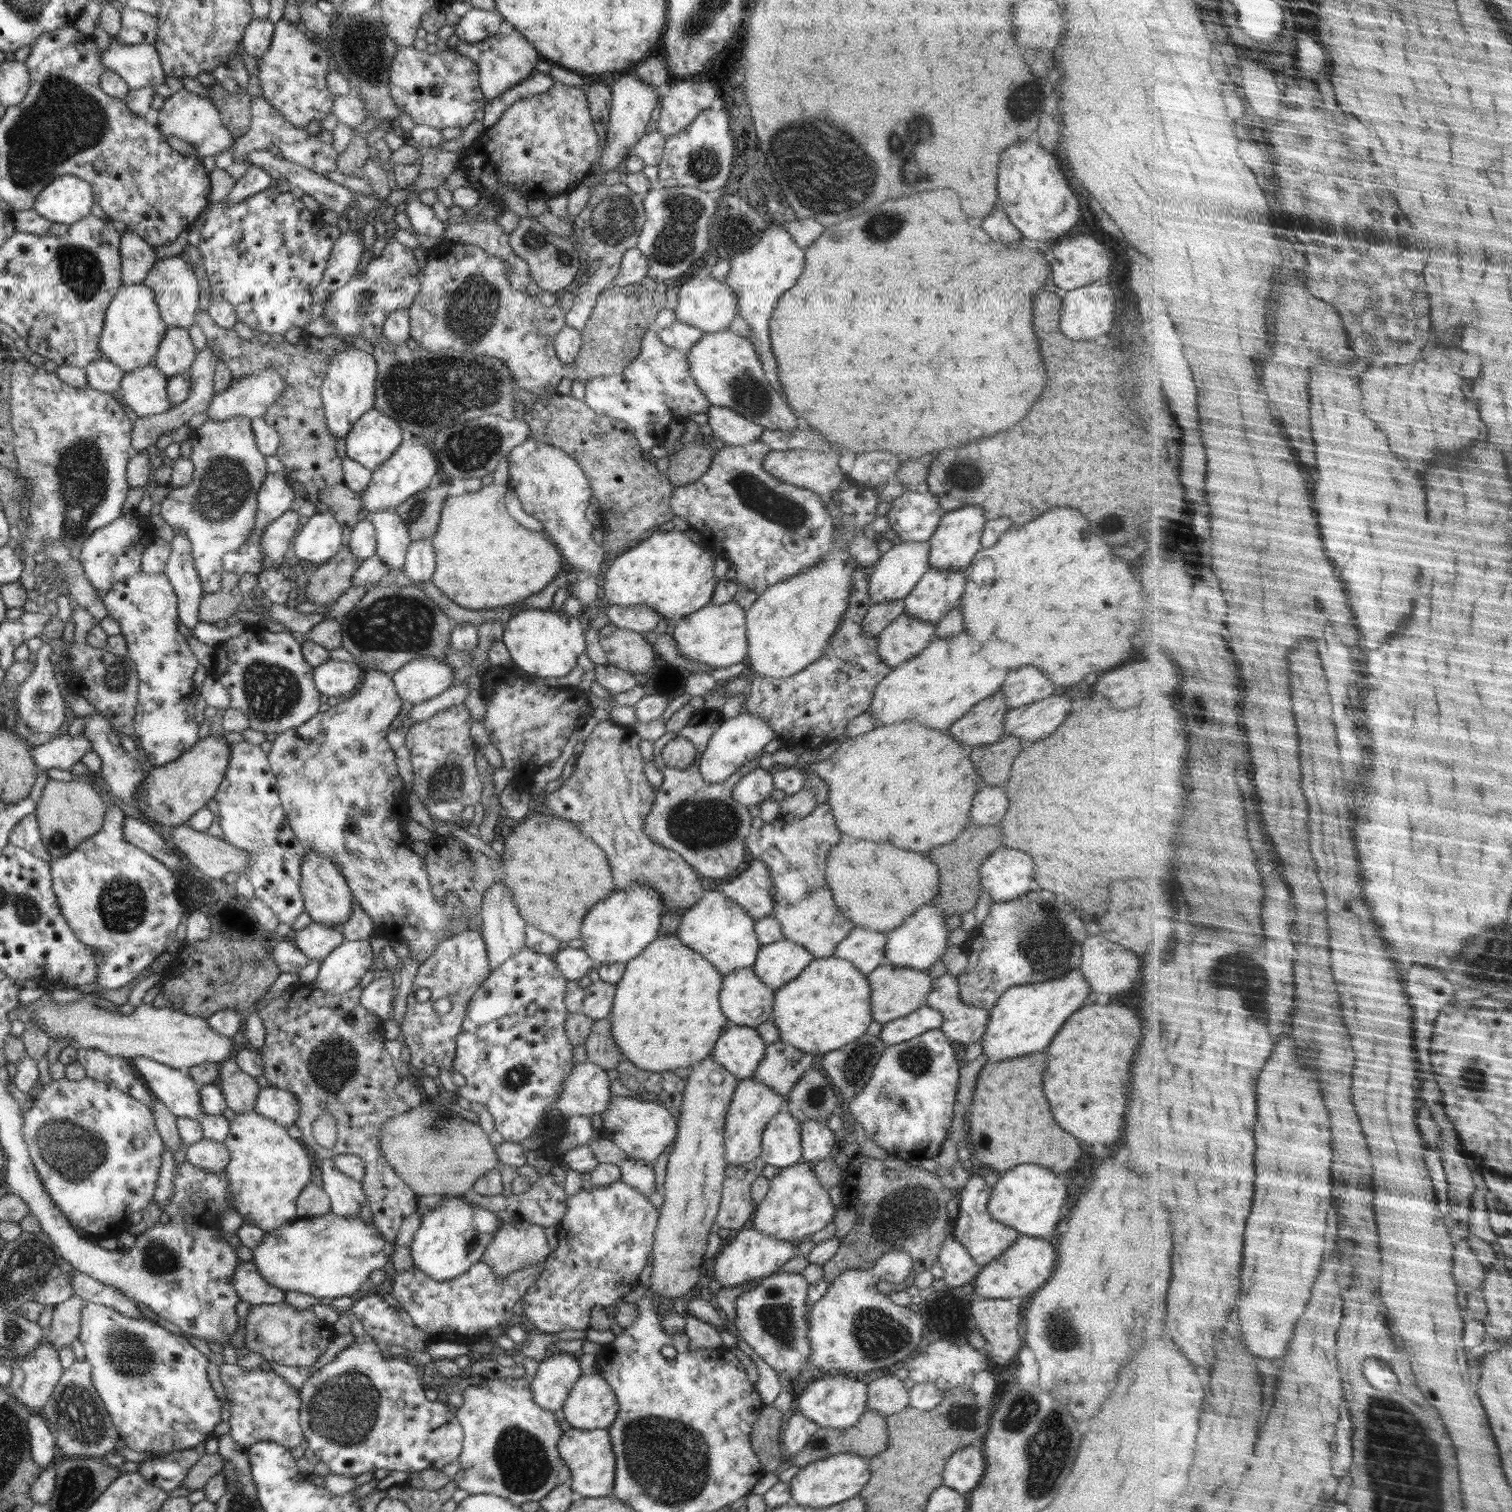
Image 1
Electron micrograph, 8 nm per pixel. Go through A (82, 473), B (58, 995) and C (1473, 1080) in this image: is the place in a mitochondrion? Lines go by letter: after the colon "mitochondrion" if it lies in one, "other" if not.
A: mitochondrion
B: other
C: mitochondrion

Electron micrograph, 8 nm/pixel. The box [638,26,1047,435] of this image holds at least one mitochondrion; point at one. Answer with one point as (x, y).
(826, 172)

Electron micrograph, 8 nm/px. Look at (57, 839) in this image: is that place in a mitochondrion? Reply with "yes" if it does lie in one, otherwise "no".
yes

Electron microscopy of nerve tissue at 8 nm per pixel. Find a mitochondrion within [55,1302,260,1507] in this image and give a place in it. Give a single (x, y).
(125, 1351)

